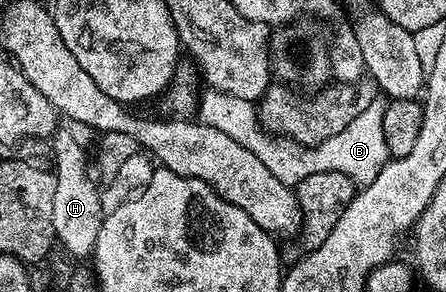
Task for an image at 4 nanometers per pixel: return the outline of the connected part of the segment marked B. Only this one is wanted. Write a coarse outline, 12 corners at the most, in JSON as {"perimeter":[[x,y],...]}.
{"perimeter":[[216,88],[197,119],[261,158],[281,182],[340,172],[373,182],[389,159],[384,105],[308,146],[272,134],[256,105]]}

